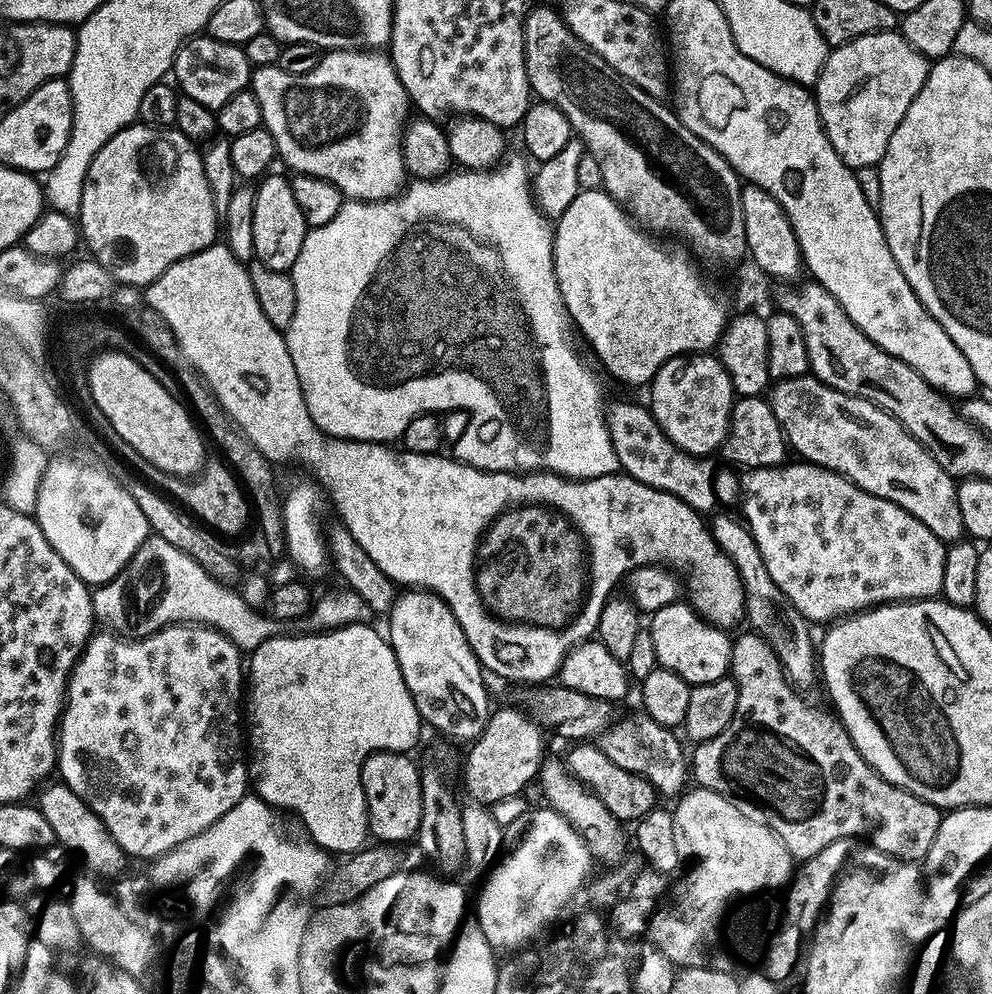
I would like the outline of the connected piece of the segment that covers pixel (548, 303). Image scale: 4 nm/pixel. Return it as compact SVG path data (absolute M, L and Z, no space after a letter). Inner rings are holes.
M510 160L486 172L456 170L451 174L441 176L439 180L416 180L409 183L406 190L401 191L396 199L381 200L379 204L365 204L363 202L345 203L344 208L338 214L338 218L334 218L334 222L330 222L330 226L314 228L309 231L306 242L302 246L302 254L298 254L298 262L292 267L290 273L292 284L296 287L296 296L294 292L296 313L292 316L289 328L286 328L286 339L288 341L288 349L290 350L290 358L294 358L294 366L298 370L298 378L304 391L308 413L313 422L316 423L317 428L324 433L325 437L334 440L358 440L366 444L388 444L389 442L399 441L410 426L410 422L414 422L414 418L429 414L466 411L470 415L469 429L466 430L465 436L454 446L454 456L461 464L468 464L470 467L478 469L479 472L515 472L517 474L551 472L552 475L562 476L565 480L590 480L613 475L616 451L612 448L612 439L608 433L606 403L604 404L604 396L600 393L600 384L596 381L595 374L580 361L580 356L576 353L575 346L572 345L573 329L570 327L568 311L560 293L558 278L556 277L556 267L554 266L554 242L556 241L554 228L549 218L534 203L533 189L530 187L530 172L528 176L527 166L520 160ZM468 192L472 192L472 196L476 196L476 212L472 212L472 208L468 208ZM464 212L468 212L468 220L476 220L476 224L464 224Z

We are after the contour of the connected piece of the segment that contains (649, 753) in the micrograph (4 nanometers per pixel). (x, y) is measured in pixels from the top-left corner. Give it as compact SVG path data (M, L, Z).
M620 718L598 737L598 747L606 754L606 758L610 758L610 762L614 762L614 766L640 776L650 787L655 788L661 797L676 798L690 784L690 756L689 753L684 753L684 748L676 735L673 729L663 728L658 722L647 718L641 720Z

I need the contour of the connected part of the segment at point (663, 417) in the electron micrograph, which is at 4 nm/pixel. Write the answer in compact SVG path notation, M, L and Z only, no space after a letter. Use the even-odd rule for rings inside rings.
M712 354L679 356L666 362L651 384L652 417L674 446L691 456L712 458L727 440L729 443L738 397L719 358Z

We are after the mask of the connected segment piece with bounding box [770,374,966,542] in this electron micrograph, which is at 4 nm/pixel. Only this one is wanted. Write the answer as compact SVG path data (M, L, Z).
M811 374L779 381L771 389L770 403L774 418L778 418L791 451L795 455L797 452L801 461L814 464L817 468L825 468L828 472L837 472L862 490L878 498L886 498L886 502L894 502L894 506L902 506L902 510L918 518L918 522L926 525L942 541L958 542L965 537L956 494L957 481L932 457L931 452L918 443L886 410L862 398L842 394Z

